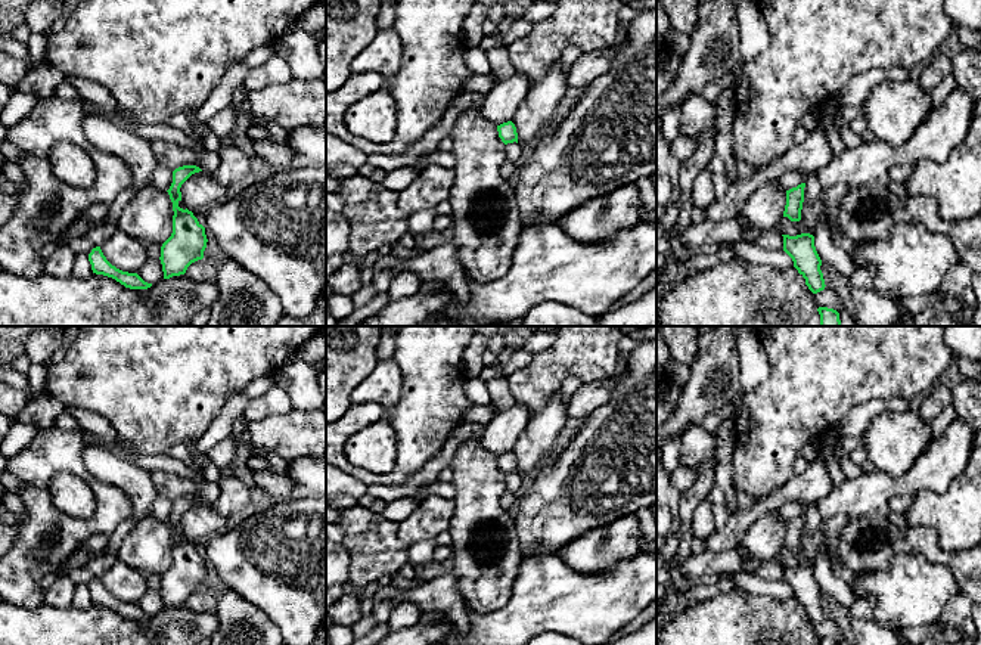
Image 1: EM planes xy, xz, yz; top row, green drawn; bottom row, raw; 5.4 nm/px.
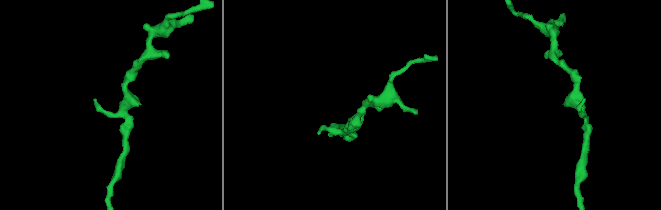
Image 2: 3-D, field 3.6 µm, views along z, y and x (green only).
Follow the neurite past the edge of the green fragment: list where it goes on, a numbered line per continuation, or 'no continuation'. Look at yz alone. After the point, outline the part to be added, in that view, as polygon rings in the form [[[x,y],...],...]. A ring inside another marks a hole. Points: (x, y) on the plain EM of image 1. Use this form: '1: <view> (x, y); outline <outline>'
no continuation

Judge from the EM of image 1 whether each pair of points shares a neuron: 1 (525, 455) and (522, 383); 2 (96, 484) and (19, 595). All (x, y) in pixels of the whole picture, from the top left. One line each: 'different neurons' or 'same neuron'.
1: different neurons
2: same neuron

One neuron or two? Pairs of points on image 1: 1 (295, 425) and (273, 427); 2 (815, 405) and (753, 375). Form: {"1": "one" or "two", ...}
{"1": "one", "2": "two"}

